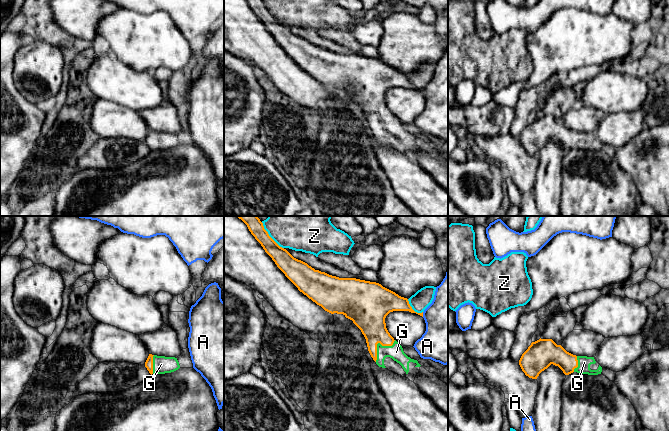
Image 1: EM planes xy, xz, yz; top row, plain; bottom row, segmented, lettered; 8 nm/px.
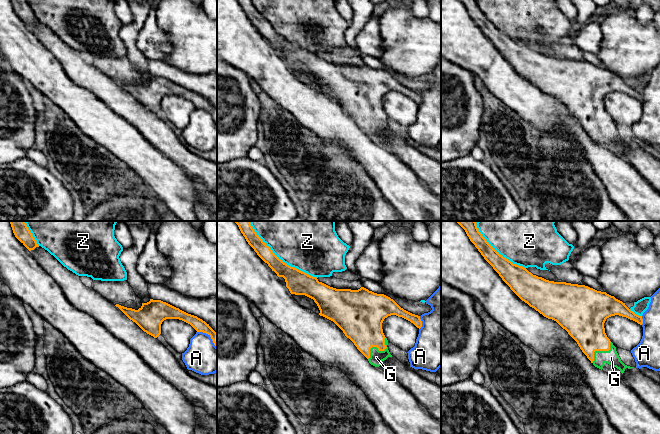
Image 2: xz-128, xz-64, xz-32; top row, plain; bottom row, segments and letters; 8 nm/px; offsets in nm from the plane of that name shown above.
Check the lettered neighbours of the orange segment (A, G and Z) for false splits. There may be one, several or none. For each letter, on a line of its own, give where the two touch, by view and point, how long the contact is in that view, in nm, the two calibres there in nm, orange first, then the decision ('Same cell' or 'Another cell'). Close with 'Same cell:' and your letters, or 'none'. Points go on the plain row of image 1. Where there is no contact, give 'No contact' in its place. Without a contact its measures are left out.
A: Touches orange at xz (422, 90). Shared border 40 nm. Thickness 140 nm (orange) against 360 nm. Another cell
G: Touches orange at xz (378, 118). Shared border 240 nm. Thickness 280 nm (orange) against 120 nm. Same cell
Z: Touches orange at xz (270, 13). Shared border 260 nm. Thickness 150 nm (orange) against 220 nm. Another cell
Same cell: G

